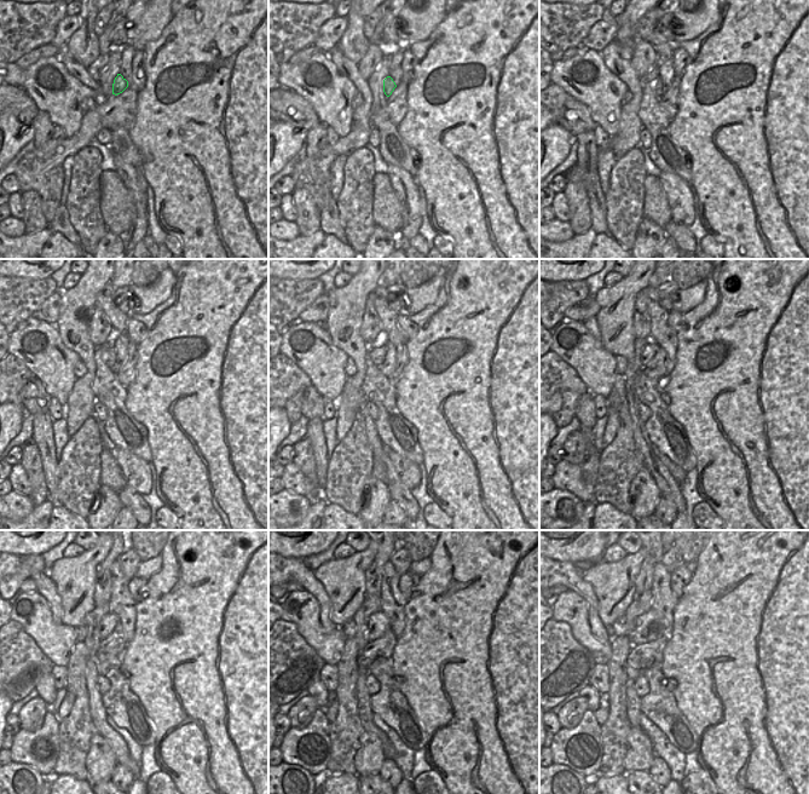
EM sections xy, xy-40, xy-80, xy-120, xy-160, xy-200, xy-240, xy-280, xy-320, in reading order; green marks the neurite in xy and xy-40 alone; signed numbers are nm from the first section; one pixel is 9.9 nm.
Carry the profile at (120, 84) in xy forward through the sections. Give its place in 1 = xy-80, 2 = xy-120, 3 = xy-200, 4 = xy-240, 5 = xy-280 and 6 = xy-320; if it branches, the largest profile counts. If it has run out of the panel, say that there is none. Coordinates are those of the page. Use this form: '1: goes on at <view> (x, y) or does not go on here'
1: goes on at xy-80 (659, 90)
2: goes on at xy-120 (108, 356)
3: goes on at xy-200 (649, 350)
4: goes on at xy-240 (109, 621)
5: goes on at xy-280 (379, 623)
6: goes on at xy-320 (648, 627)

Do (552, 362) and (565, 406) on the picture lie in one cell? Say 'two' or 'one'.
one

